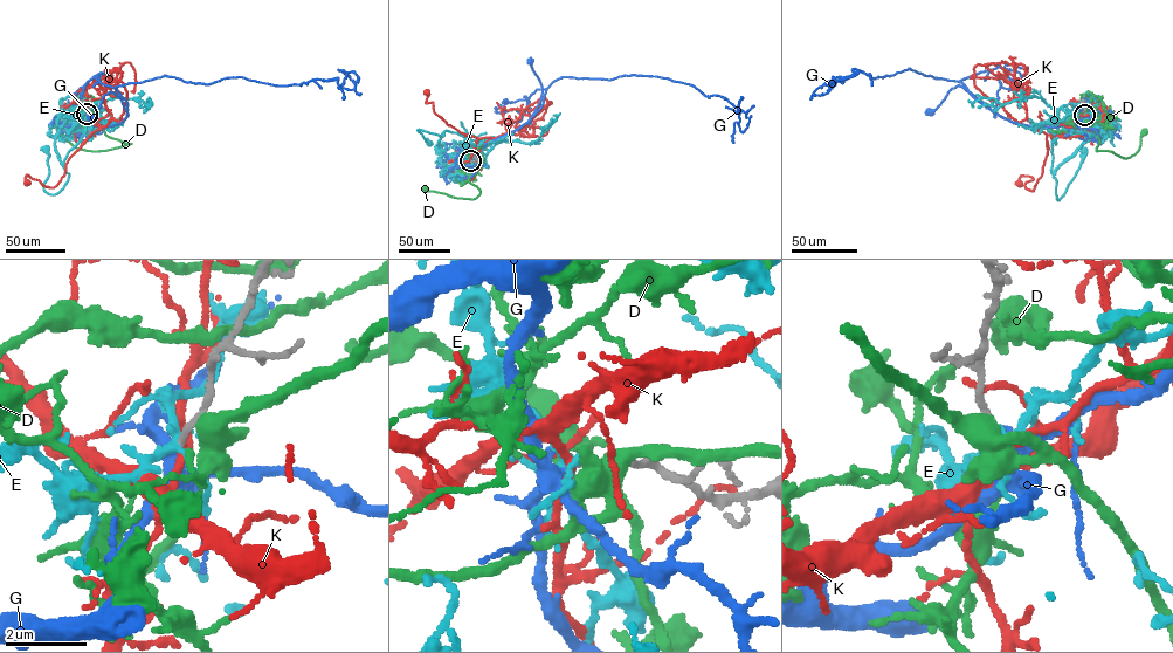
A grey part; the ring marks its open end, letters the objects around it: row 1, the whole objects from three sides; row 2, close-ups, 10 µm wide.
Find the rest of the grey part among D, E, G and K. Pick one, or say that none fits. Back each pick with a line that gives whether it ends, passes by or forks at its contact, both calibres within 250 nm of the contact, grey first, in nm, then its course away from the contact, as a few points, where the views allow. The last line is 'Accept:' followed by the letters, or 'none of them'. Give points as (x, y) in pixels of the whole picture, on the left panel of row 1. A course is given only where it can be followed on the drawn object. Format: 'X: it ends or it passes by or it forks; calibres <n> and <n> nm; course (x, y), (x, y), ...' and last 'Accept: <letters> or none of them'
G: it forks; calibres 150 and 260 nm; course (87, 114), (84, 116), (90, 123), (108, 126), (123, 122), (126, 111), (119, 97), (110, 91), (94, 117)
Accept: G

